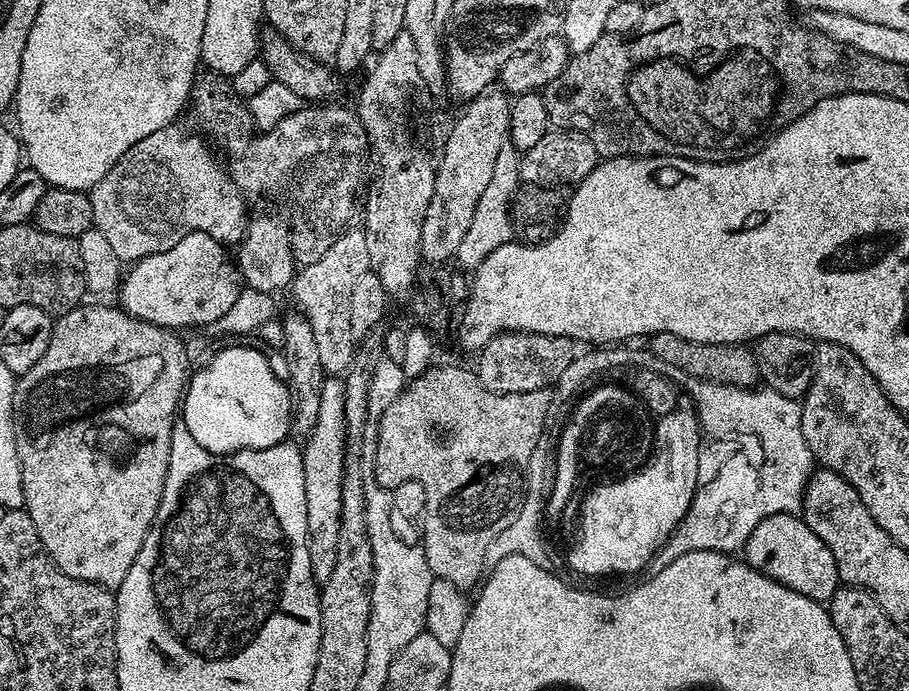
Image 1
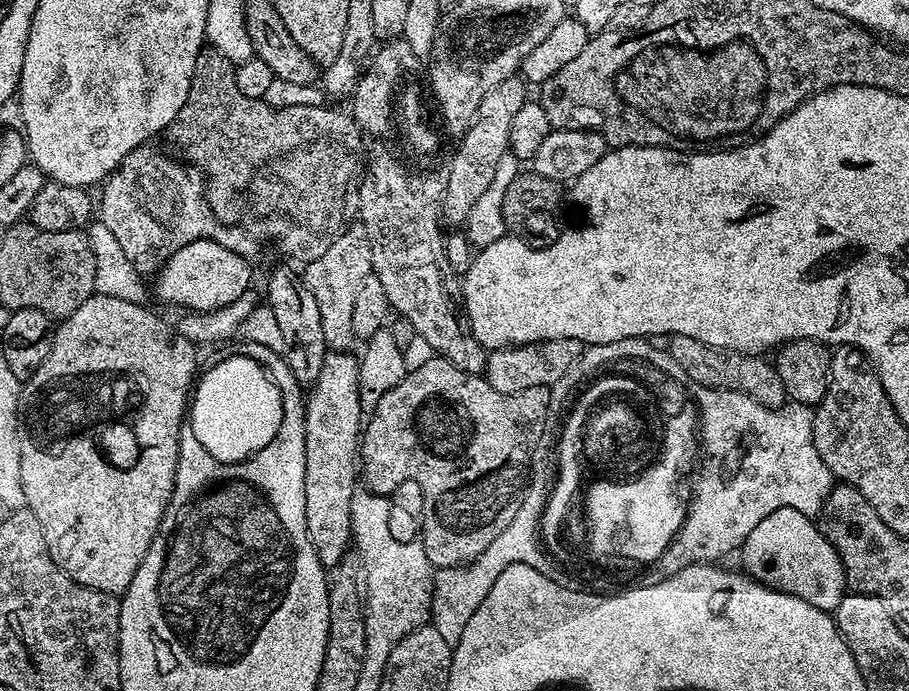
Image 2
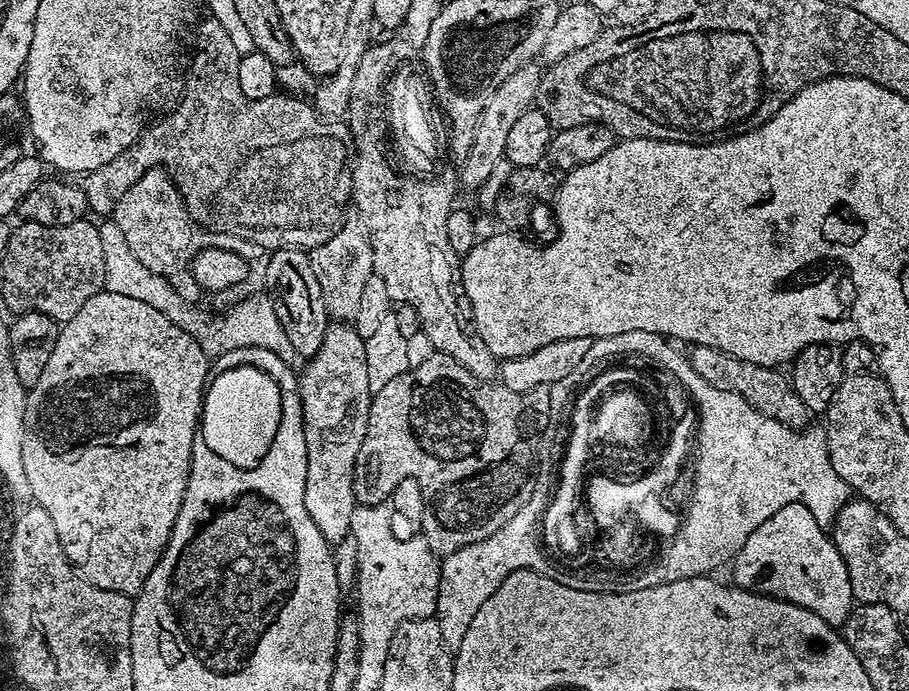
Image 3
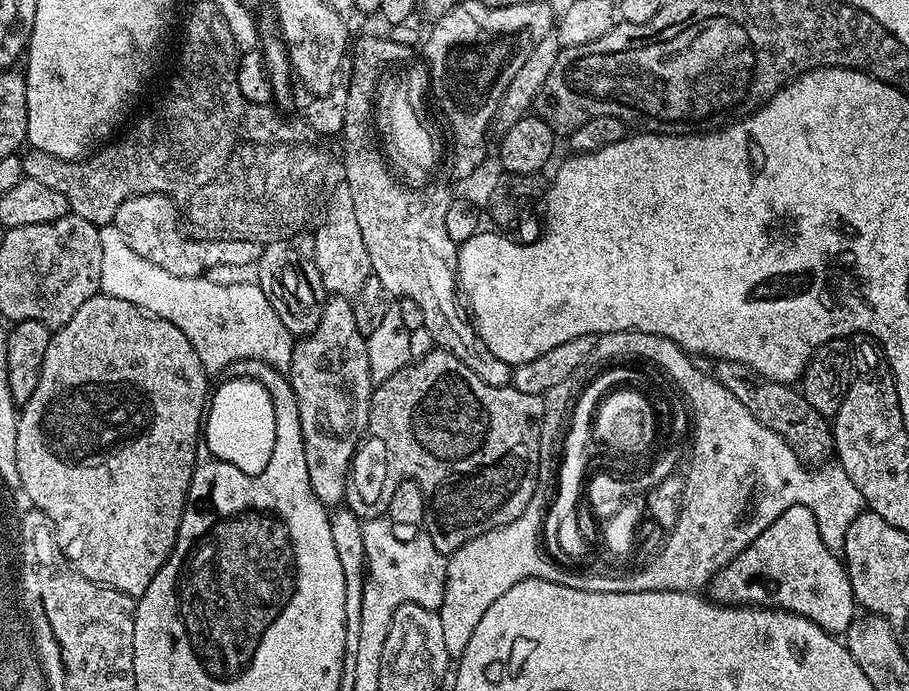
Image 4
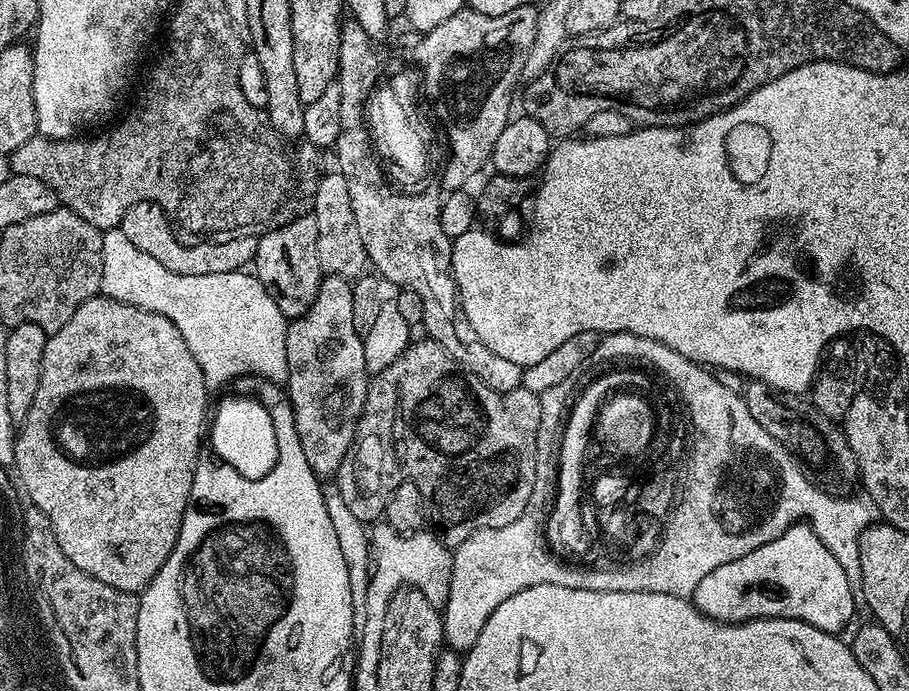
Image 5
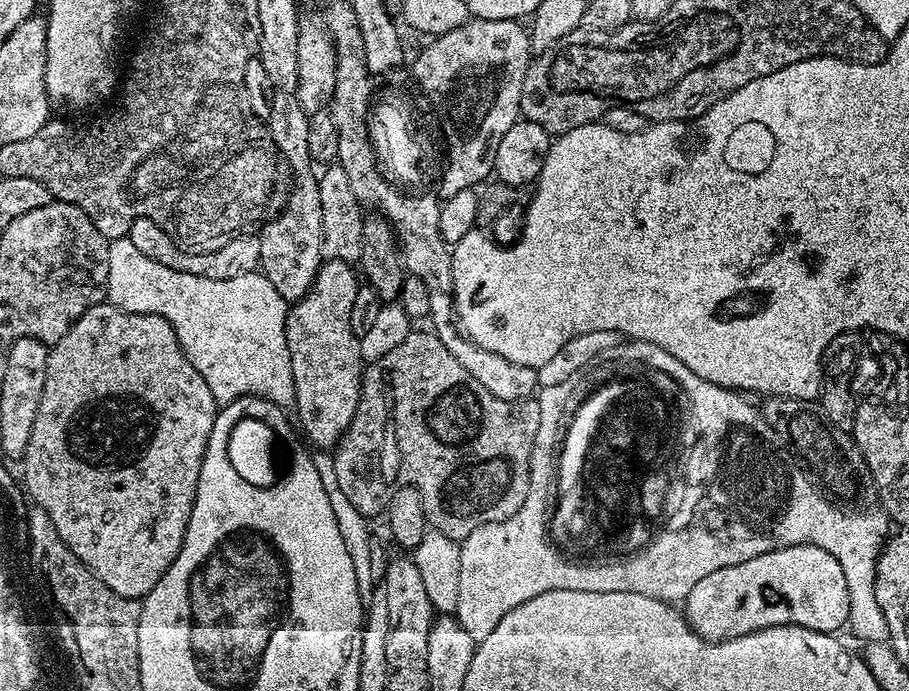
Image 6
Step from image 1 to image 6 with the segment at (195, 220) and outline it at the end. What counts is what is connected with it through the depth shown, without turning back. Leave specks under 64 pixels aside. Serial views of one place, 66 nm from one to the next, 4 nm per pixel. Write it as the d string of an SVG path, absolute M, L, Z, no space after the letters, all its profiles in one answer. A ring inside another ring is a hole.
M138 218L130 226L126 239L134 242L135 248L146 254L146 258L154 258L154 262L162 262L162 266L170 266L170 270L194 274L198 278L242 278L242 274L257 271L260 266L260 237L256 234L230 238L226 246L218 246L218 250L213 252L193 252L181 248L170 234L166 234L166 230L159 228L150 218Z

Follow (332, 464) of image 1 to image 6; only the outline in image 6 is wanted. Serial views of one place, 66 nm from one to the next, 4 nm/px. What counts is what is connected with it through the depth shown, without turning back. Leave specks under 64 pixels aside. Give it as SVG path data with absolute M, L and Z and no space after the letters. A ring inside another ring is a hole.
M325 259L323 261L323 263L321 263L320 268L318 269L318 271L316 271L316 277L314 278L312 285L310 286L308 292L306 295L304 295L301 300L297 300L295 301L295 303L293 303L291 305L291 307L289 307L288 309L288 317L286 318L286 346L288 347L288 349L290 350L290 370L294 370L294 394L296 395L296 402L294 405L294 416L295 416L295 412L296 412L296 416L295 419L298 421L299 424L299 420L300 419L300 424L299 427L302 429L303 432L303 428L304 427L304 432L306 435L308 435L308 440L307 443L309 445L311 445L310 443L313 444L314 447L316 448L320 448L320 449L316 449L316 450L332 450L332 449L328 449L328 448L332 448L335 446L336 443L339 442L340 440L340 436L341 436L341 440L342 437L345 435L345 433L347 433L348 429L351 428L352 426L352 419L355 418L356 416L356 412L360 409L360 405L362 403L362 383L360 384L360 367L362 367L362 361L360 359L360 337L356 336L354 334L354 330L352 329L352 327L350 326L350 306L354 306L354 294L356 293L357 287L358 287L358 281L356 281L356 276L357 276L357 280L358 280L358 272L357 269L355 267L353 267L354 269L352 269L353 265L351 263L349 263L349 261L347 260L329 260L329 259Z

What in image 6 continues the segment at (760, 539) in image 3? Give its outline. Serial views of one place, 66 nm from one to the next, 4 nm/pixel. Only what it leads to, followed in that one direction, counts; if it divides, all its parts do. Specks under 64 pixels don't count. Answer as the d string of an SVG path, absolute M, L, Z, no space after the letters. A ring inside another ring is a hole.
M799 544L763 552L758 554L758 558L738 562L738 566L722 566L722 570L706 574L706 578L690 590L682 604L682 612L688 625L703 640L729 640L774 626L802 626L815 632L836 634L840 627L843 629L848 623L850 590L846 586L846 574L842 574L842 566L838 566L838 558L832 551L813 544Z

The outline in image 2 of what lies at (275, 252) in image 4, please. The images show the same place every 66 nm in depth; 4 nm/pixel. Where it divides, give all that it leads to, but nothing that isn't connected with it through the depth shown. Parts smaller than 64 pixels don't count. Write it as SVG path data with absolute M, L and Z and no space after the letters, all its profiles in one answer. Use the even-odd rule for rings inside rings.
M276 268L268 280L266 304L274 310L274 318L278 318L278 327L282 329L284 343L282 355L290 366L297 385L312 385L318 378L318 370L322 370L322 362L329 351L326 338L322 334L322 322L318 314L318 302L314 302L314 294L310 294L310 290L297 273L295 276L288 268Z

